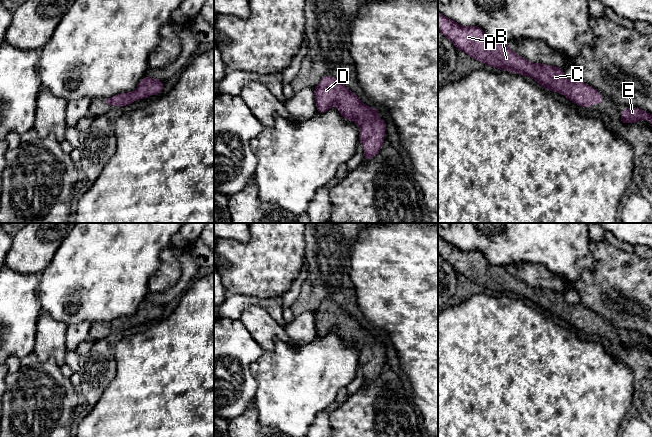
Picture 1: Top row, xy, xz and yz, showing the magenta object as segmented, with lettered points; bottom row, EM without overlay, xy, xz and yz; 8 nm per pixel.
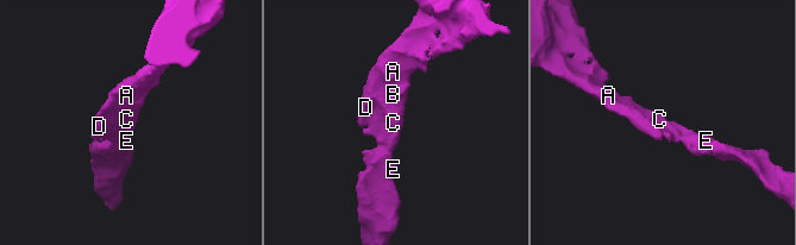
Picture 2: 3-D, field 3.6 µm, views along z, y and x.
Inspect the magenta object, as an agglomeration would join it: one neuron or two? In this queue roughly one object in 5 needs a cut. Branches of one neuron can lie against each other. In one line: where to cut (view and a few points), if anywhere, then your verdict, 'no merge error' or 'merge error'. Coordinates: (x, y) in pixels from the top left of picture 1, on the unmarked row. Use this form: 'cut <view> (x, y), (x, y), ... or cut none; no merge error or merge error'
cut none; no merge error

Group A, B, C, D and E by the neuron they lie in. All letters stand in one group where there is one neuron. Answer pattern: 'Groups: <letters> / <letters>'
Groups: A B C D E

